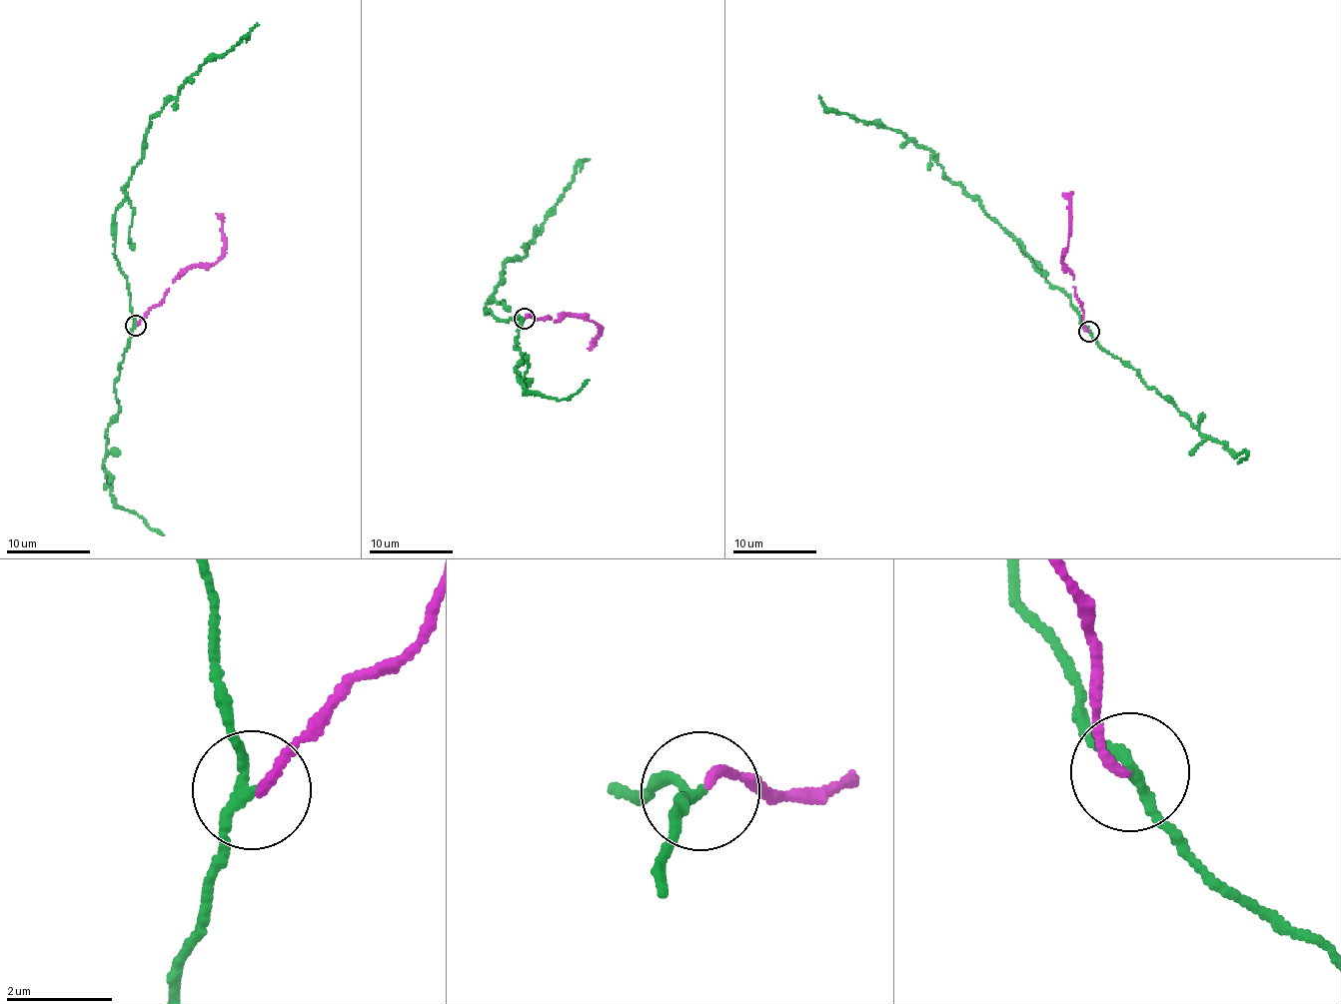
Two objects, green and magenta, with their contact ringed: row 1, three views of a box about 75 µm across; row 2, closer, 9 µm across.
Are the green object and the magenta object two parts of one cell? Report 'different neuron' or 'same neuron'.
different neuron

